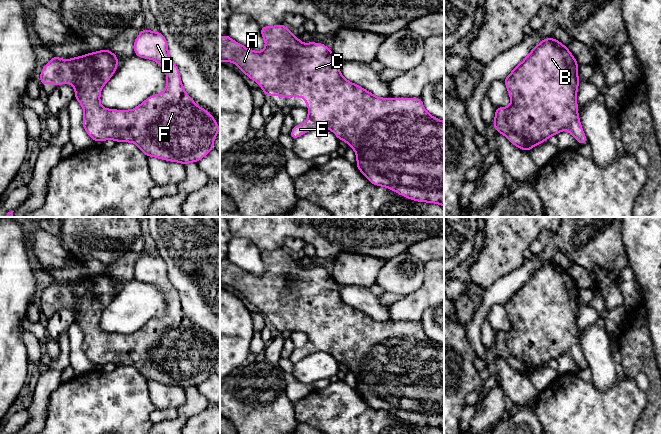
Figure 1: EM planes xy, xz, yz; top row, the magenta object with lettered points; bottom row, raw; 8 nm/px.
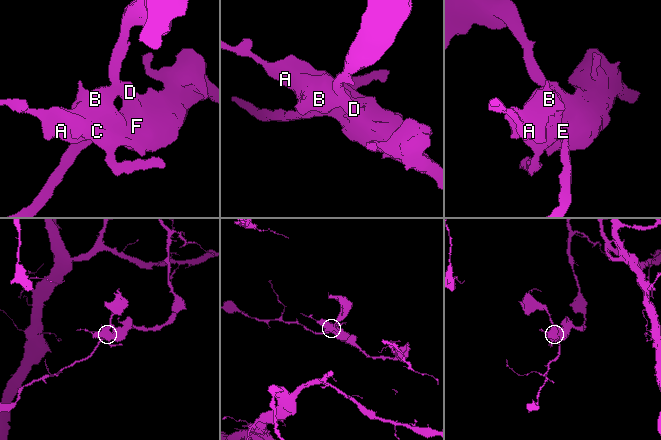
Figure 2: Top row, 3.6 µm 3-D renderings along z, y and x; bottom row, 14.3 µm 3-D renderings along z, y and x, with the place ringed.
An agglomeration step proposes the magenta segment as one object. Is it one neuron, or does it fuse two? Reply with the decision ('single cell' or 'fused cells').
single cell

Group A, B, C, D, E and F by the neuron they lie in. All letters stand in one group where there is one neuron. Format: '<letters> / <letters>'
A B C D E F

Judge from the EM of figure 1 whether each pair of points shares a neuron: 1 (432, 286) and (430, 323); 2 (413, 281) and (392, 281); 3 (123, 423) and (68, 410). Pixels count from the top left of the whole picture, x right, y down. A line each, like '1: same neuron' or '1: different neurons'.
1: different neurons
2: same neuron
3: same neuron

